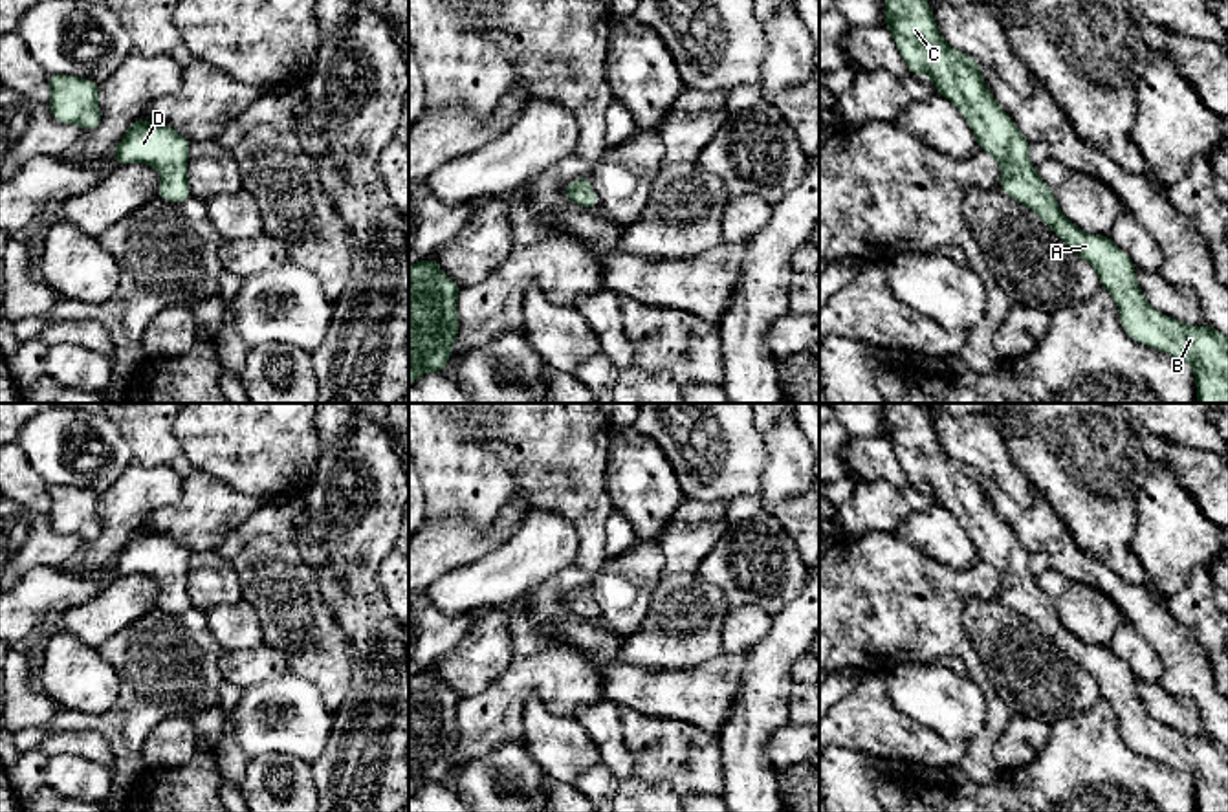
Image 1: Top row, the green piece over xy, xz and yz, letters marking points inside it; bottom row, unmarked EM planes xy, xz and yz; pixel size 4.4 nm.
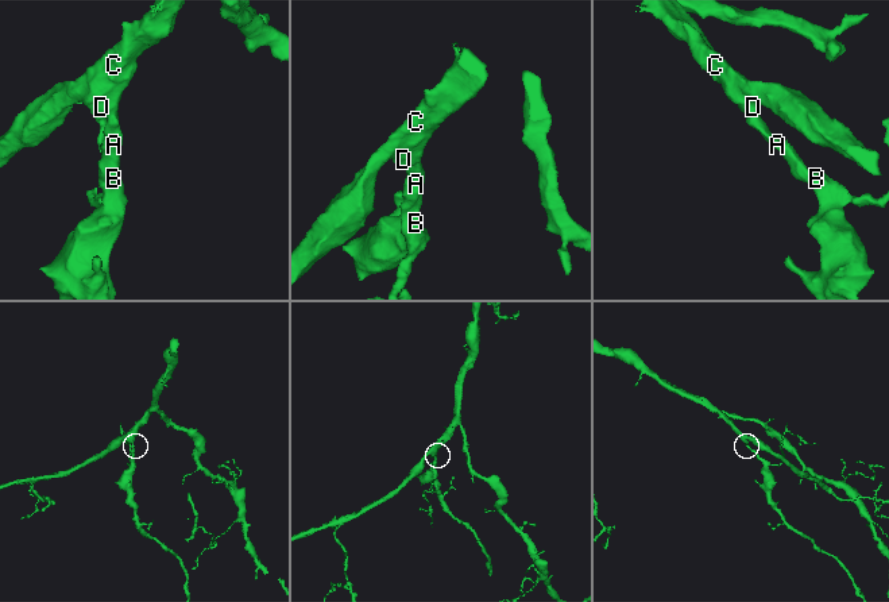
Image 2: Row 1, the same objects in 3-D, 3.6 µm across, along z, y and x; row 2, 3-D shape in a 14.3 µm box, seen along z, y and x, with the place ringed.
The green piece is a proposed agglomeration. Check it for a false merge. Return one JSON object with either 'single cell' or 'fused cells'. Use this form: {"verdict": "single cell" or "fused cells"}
{"verdict": "single cell"}

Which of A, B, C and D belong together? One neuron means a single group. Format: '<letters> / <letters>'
A B C D

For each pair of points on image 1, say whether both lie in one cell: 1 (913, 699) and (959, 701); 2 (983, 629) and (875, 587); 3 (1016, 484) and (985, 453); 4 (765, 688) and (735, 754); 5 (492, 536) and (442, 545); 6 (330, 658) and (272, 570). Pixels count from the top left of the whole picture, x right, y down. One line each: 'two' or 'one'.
1: one
2: two
3: one
4: one
5: one
6: one

